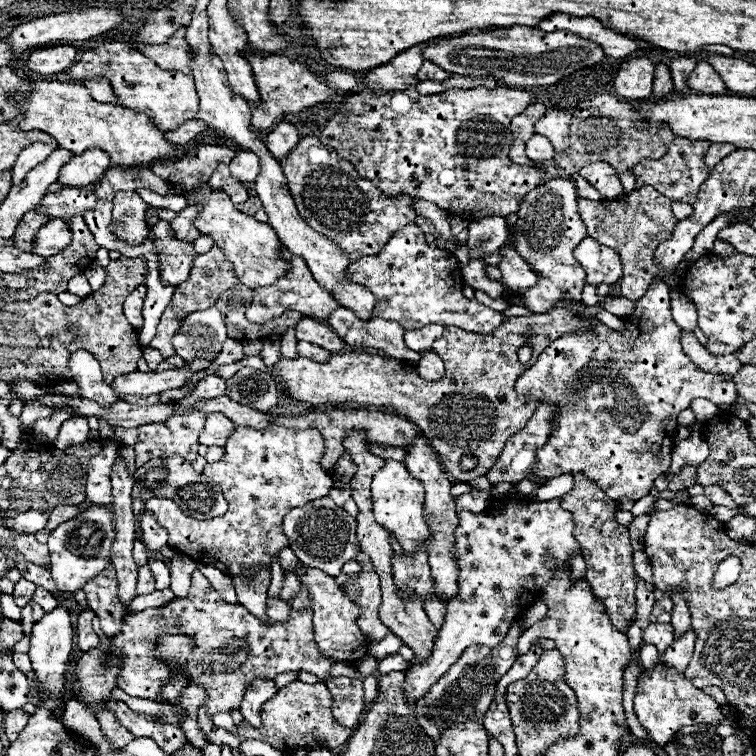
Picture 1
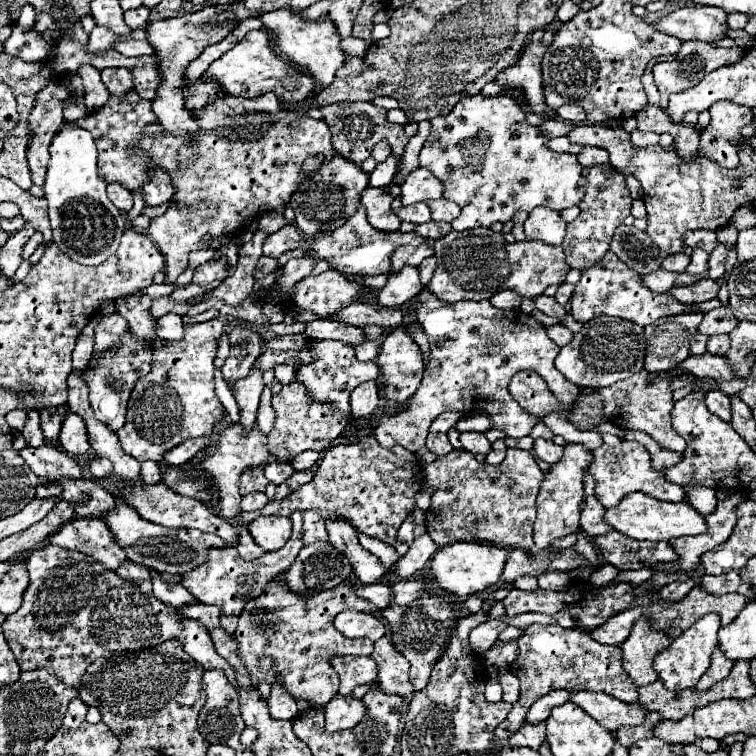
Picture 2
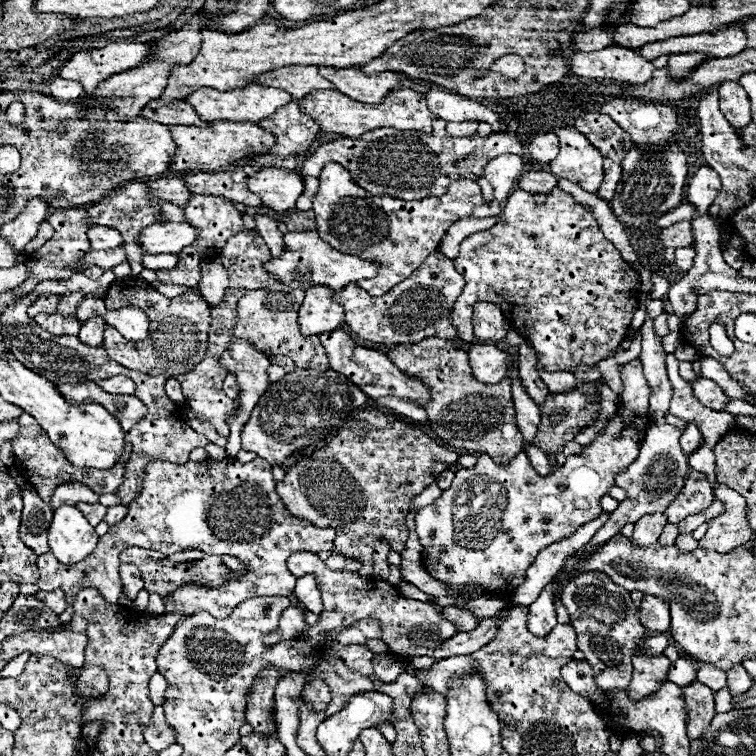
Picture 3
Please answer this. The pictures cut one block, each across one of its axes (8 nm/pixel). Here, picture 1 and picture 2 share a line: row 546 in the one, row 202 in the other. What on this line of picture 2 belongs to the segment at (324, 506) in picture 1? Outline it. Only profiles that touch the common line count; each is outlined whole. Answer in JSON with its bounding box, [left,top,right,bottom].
[290,154,368,236]

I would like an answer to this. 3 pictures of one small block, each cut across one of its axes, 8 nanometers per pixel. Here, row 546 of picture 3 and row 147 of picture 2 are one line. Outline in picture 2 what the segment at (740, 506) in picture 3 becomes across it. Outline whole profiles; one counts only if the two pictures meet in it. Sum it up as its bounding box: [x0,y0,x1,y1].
[700,100,752,168]

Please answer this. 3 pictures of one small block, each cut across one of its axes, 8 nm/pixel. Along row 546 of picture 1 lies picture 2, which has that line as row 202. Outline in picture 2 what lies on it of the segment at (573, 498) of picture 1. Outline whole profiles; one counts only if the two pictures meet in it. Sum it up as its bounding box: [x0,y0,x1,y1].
[562,164,632,270]

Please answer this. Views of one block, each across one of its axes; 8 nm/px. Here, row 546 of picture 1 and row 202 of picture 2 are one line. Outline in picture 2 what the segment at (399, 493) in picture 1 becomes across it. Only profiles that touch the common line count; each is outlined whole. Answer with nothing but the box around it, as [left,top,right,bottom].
[402,168,444,204]

